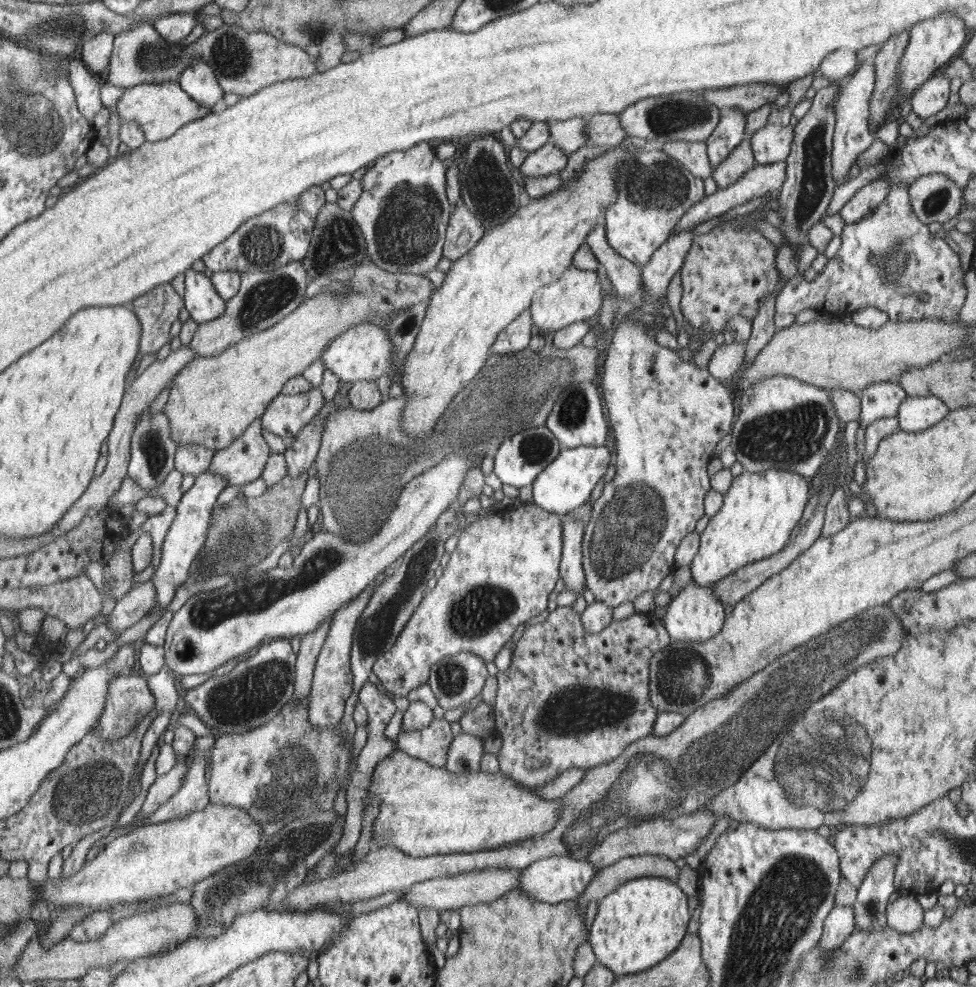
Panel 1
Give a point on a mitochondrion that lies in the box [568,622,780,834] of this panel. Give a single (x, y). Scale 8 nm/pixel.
(684, 675)

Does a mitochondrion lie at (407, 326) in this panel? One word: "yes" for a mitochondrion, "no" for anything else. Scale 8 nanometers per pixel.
no

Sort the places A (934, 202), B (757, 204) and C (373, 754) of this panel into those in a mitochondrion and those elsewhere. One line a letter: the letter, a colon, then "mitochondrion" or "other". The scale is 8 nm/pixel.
A: mitochondrion
B: other
C: other

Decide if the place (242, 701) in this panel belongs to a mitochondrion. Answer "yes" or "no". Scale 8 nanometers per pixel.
yes

